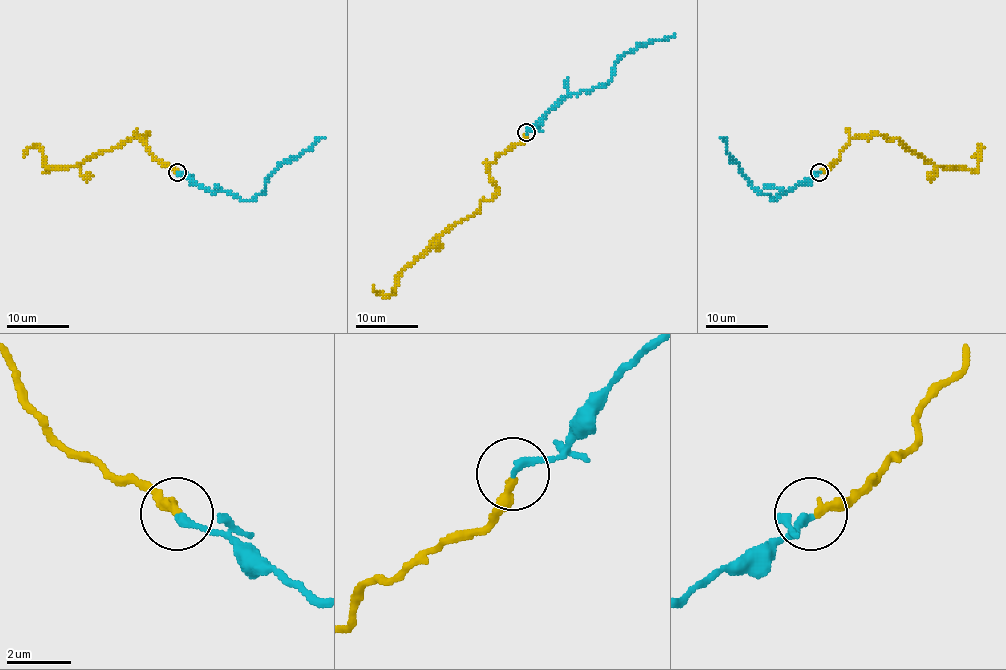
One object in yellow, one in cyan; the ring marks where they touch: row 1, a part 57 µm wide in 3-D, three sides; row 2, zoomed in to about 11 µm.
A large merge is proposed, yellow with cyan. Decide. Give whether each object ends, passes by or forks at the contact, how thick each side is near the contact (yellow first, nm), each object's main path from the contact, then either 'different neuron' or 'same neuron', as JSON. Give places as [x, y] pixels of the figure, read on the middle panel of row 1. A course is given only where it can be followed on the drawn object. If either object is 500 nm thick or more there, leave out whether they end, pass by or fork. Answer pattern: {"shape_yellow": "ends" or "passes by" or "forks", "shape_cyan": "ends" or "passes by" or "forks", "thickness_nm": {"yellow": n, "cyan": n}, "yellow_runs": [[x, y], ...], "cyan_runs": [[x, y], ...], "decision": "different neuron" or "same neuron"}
{"shape_yellow": "ends", "shape_cyan": "ends", "thickness_nm": {"yellow": 280, "cyan": 240}, "yellow_runs": [[526, 133], [488, 165], [496, 187], [490, 199], [448, 227], [402, 271], [394, 292], [379, 293], [372, 286]], "cyan_runs": [[526, 132], [535, 127], [562, 99], [609, 82], [614, 64], [623, 55], [653, 39], [663, 41], [674, 34]], "decision": "same neuron"}

